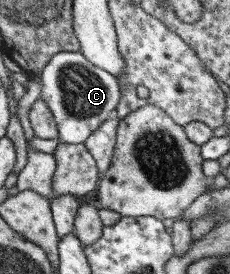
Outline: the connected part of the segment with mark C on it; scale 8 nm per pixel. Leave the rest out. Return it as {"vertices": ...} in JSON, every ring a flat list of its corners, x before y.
{"vertices":[[80,52,53,55,40,75,41,97,51,108,59,131,58,139,67,144,83,144,116,112,121,92,118,79,103,68,95,67]]}

